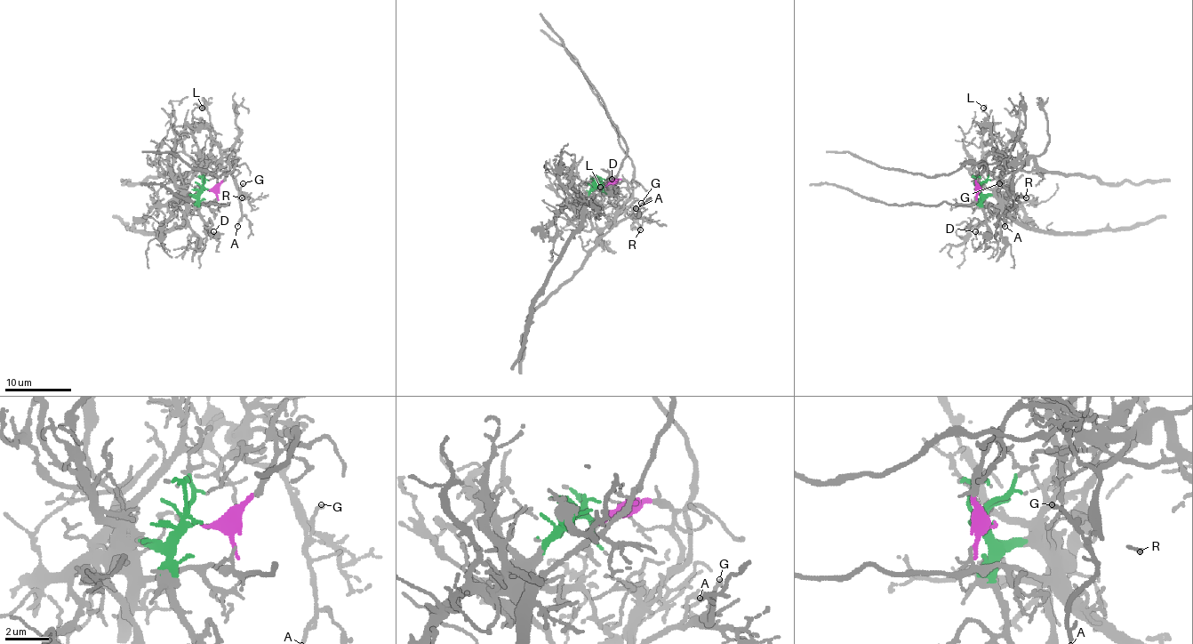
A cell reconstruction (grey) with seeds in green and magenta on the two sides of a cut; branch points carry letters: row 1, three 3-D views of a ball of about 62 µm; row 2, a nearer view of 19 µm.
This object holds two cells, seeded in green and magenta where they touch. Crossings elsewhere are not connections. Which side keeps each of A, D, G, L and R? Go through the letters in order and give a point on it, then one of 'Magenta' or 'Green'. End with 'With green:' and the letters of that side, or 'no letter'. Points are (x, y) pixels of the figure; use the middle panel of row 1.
A: Place: (636, 208). Magenta
D: Place: (612, 179). Green
G: Place: (641, 203). Magenta
L: Place: (600, 187). Magenta
R: Place: (640, 229). Magenta
With green: D

